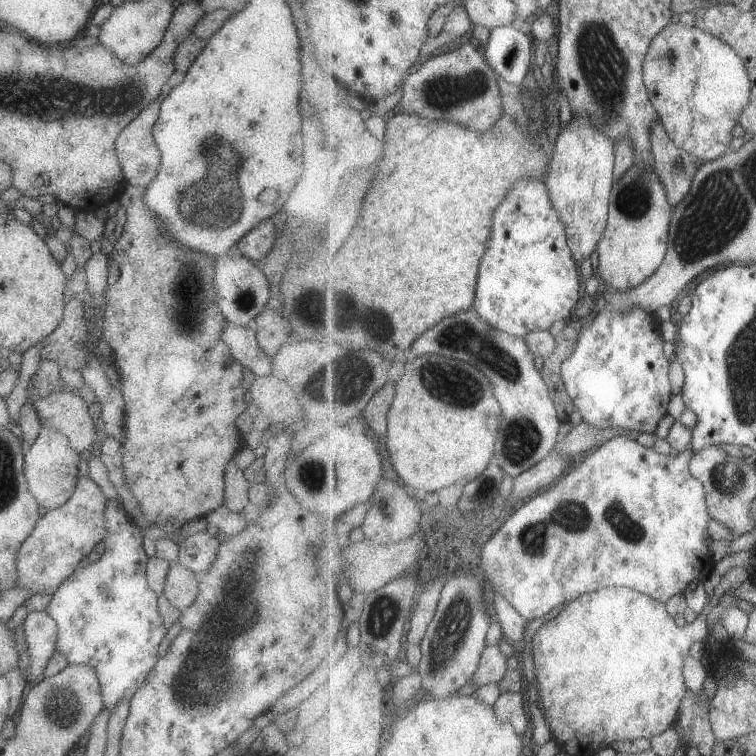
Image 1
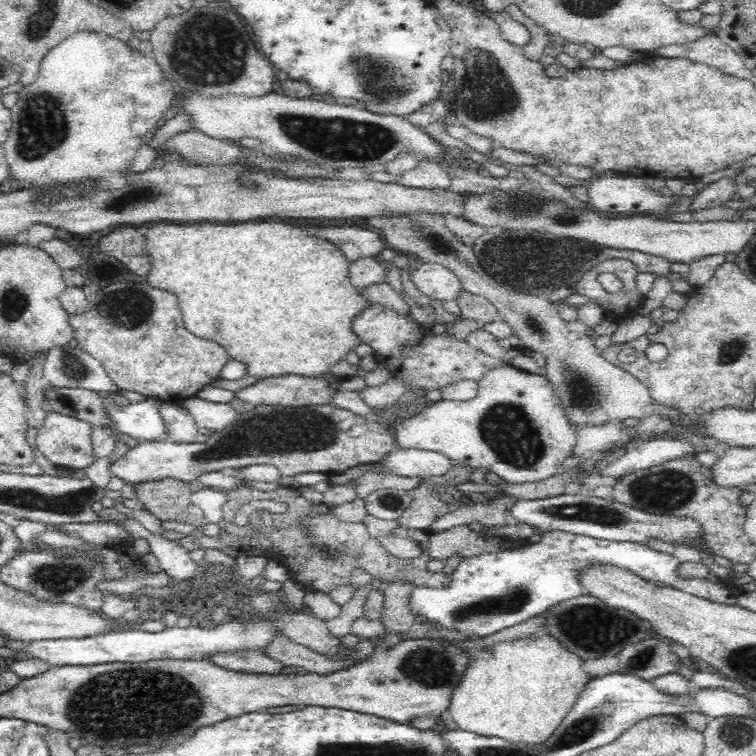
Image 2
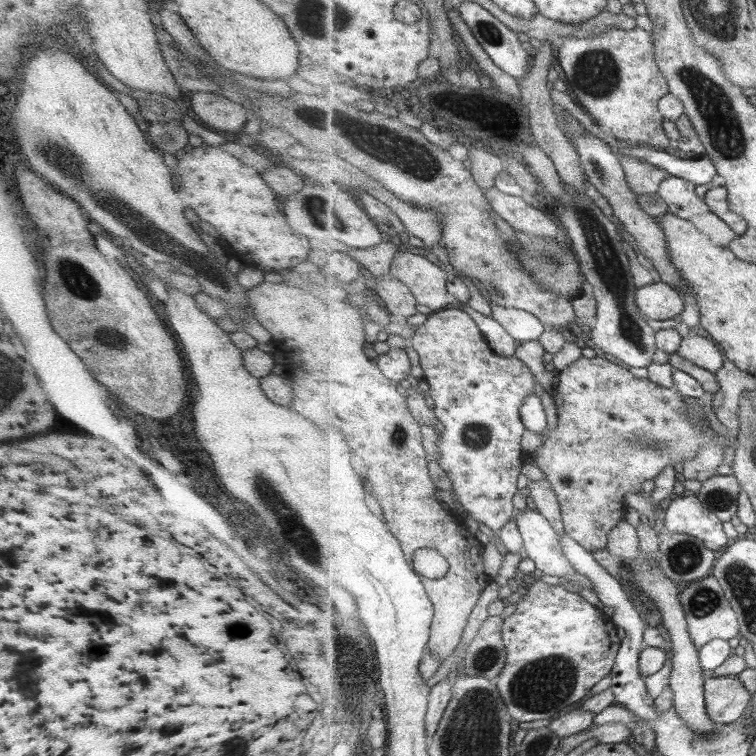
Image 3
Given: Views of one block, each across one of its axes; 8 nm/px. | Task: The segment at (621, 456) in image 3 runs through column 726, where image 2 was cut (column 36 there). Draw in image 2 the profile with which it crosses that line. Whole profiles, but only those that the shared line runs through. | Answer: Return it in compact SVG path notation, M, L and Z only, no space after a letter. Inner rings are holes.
M48 411L35 438L40 454L45 456L52 464L66 468L88 469L96 458L94 442L92 442L92 425L66 413Z

